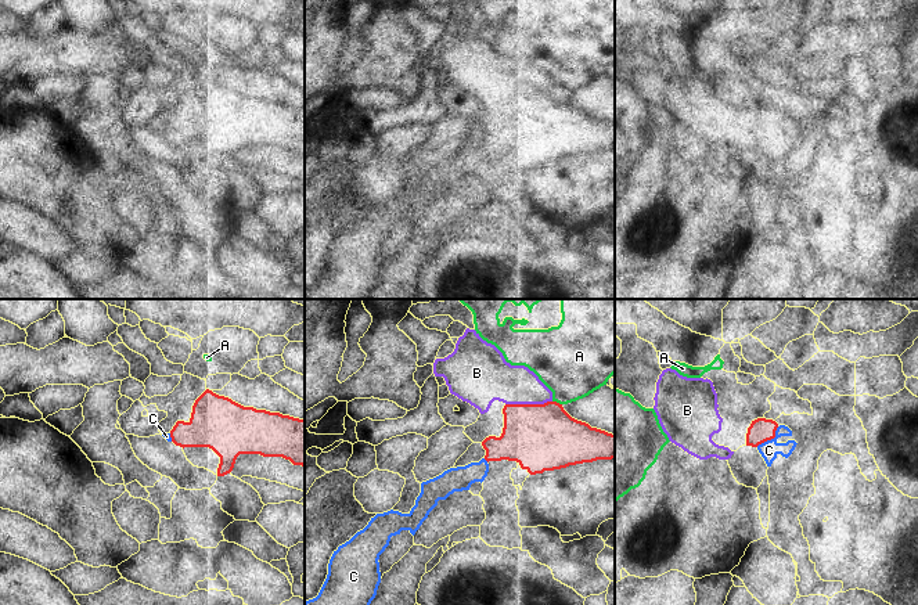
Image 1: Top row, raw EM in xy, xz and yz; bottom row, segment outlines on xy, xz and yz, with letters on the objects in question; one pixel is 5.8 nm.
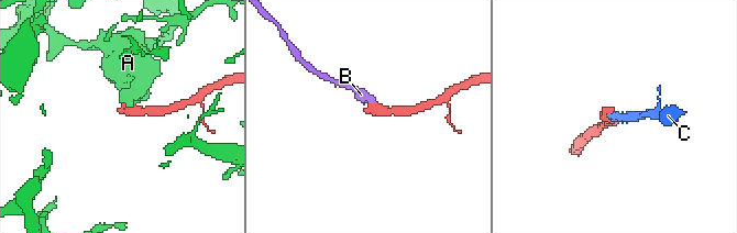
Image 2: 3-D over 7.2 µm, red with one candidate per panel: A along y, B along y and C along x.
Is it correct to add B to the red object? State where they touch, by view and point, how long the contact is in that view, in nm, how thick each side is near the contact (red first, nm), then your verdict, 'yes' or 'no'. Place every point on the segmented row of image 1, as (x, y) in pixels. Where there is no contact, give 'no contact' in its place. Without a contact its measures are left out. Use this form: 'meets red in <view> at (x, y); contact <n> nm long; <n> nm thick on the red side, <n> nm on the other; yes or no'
meets red in xz at (528, 404); contact 280 nm long; 380 nm thick on the red side, 240 nm on the other; yes

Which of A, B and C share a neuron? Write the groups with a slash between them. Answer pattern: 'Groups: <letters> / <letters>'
Groups: A / B C

